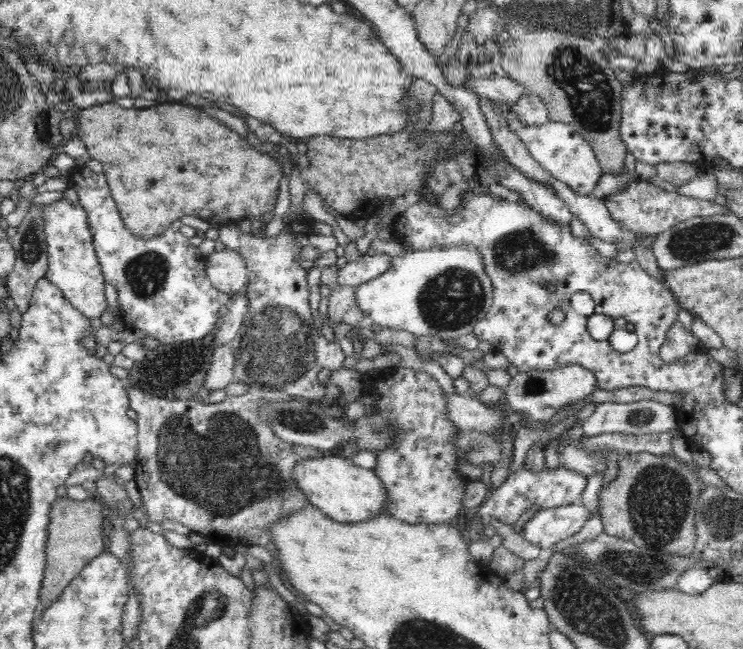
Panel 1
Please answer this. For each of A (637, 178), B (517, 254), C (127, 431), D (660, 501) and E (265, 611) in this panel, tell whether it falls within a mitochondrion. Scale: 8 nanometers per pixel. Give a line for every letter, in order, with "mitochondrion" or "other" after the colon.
A: other
B: mitochondrion
C: other
D: mitochondrion
E: other

